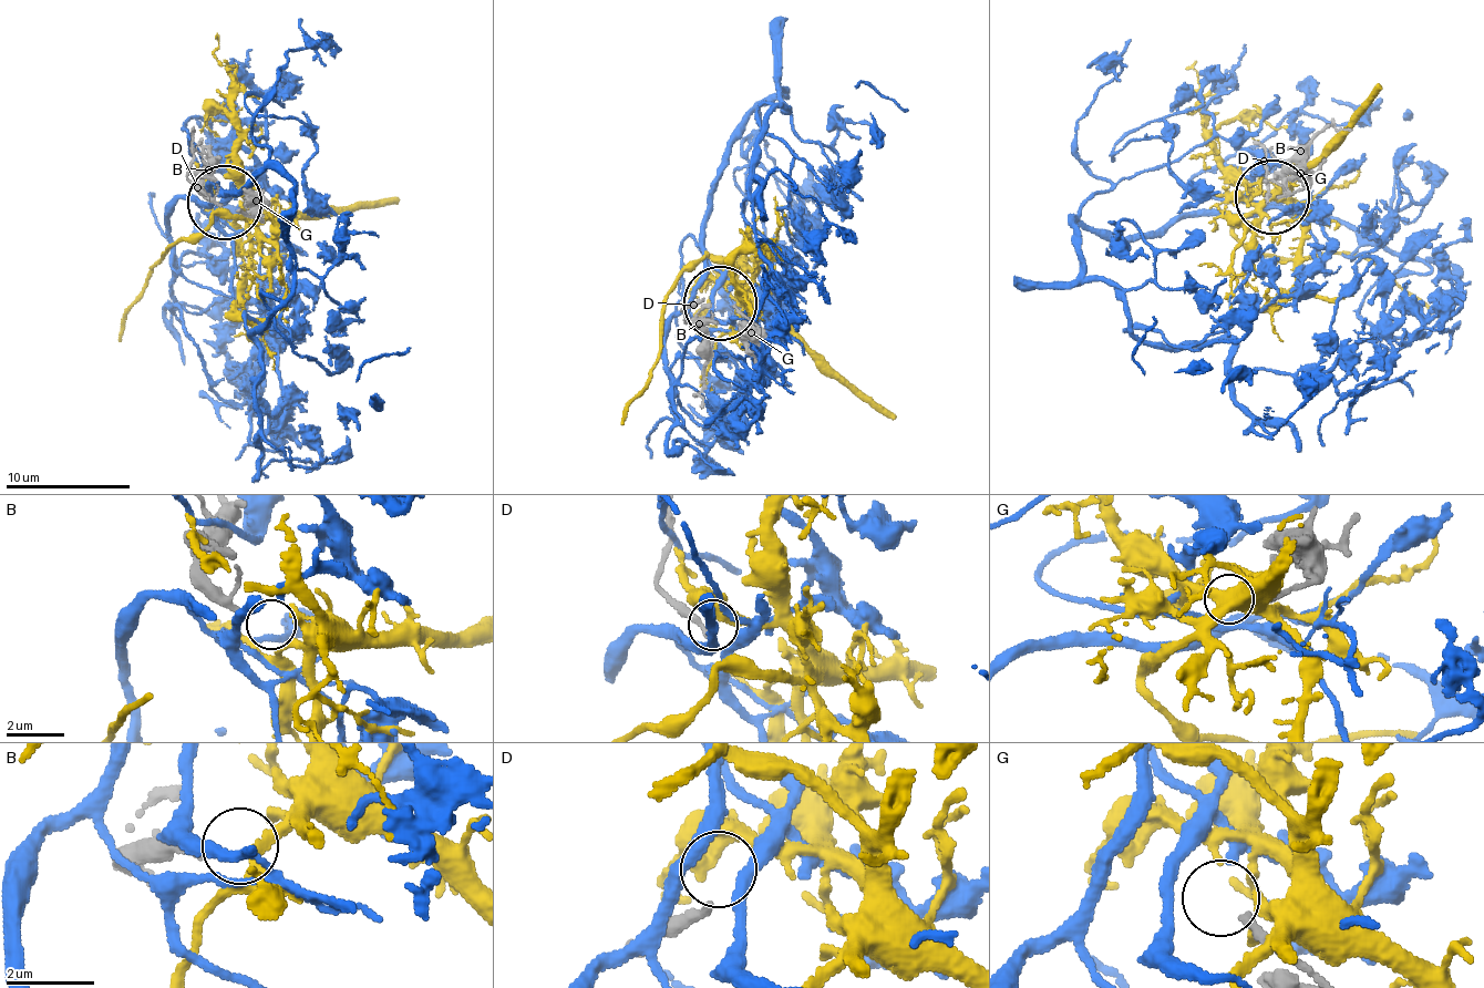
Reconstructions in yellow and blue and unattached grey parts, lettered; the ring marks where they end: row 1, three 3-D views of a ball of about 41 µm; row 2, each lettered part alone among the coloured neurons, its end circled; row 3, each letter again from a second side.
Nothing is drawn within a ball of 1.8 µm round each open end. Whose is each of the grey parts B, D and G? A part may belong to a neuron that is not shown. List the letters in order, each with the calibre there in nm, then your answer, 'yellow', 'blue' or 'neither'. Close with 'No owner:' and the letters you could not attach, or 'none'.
B: 170 nm | yellow
D: 200 nm | neither
G: 200 nm | blue
No owner: D

